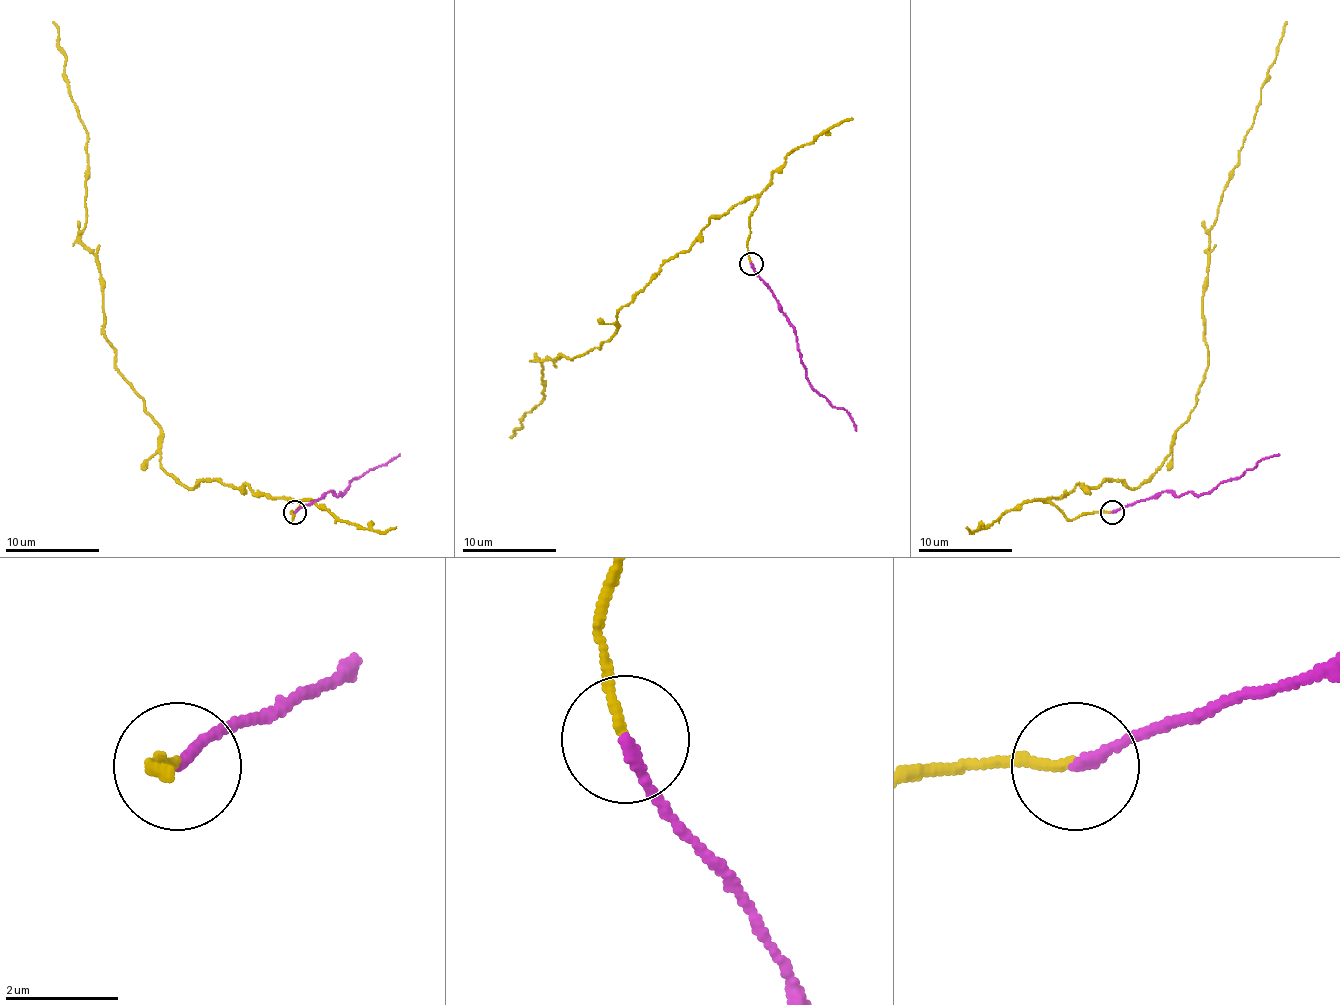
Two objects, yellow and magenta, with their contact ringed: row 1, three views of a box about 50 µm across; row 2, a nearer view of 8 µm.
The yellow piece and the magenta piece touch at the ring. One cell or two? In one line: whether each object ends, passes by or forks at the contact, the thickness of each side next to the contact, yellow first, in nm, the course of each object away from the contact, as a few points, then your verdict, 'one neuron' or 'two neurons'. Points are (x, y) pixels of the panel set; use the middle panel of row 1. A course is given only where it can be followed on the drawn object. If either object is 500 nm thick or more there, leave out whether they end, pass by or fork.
yellow ends; magenta ends; calibres 160 and 180 nm; course yellow (750, 264), (755, 198), (715, 214), (616, 313), (616, 332), (599, 347), (538, 361), (543, 398), (510, 439); course magenta (750, 264), (793, 328), (800, 363), (809, 384), (847, 413), (857, 431); one neuron

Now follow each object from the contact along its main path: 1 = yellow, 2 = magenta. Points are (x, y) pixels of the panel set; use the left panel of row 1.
1: (294, 512), (247, 486), (185, 488), (159, 462), (159, 424), (117, 368), (81, 240), (86, 129), (53, 21)
2: (294, 512), (327, 490), (336, 495), (343, 493), (353, 479), (400, 455)

